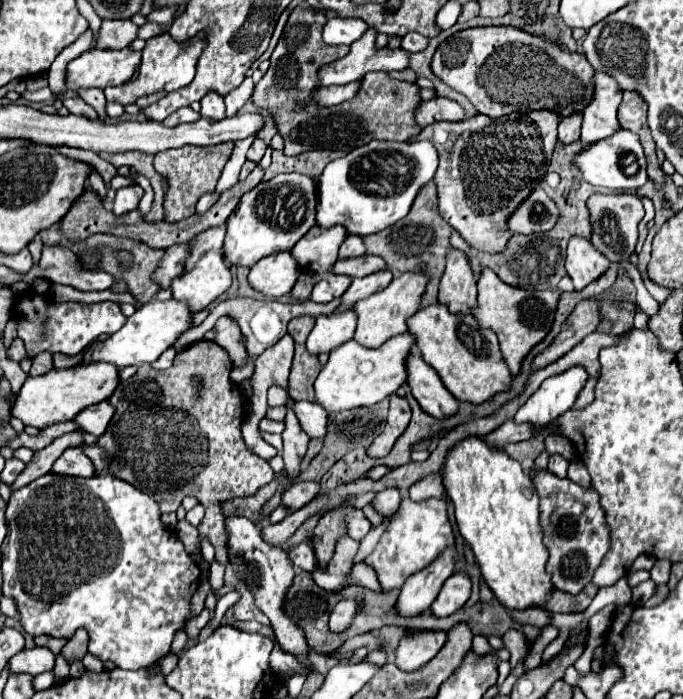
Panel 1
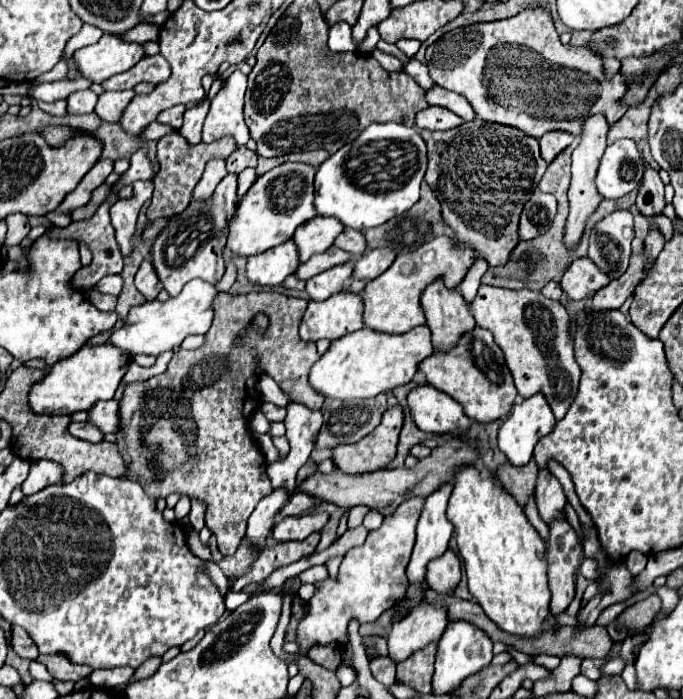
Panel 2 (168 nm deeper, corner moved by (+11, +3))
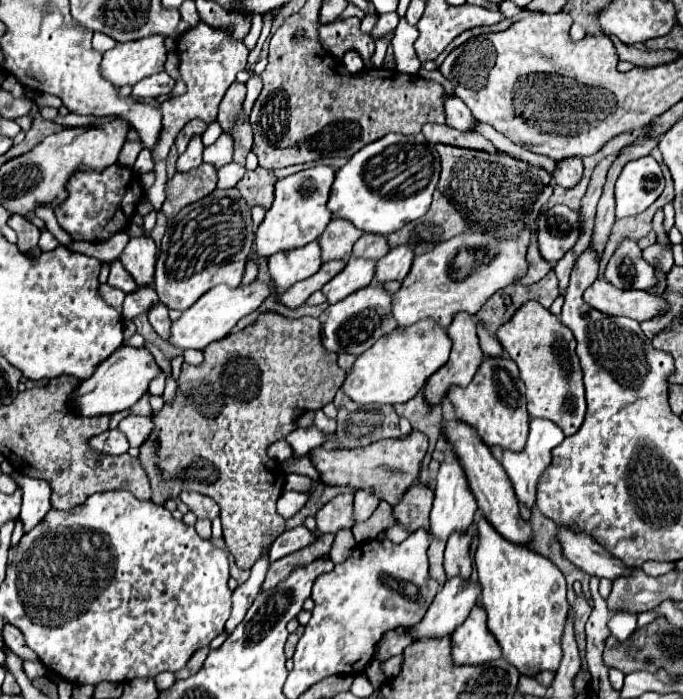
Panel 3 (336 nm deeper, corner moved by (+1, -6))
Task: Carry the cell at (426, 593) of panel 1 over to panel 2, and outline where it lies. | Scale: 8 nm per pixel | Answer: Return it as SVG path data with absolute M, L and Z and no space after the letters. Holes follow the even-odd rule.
M446 484L426 498L426 504L416 528L416 546L414 546L410 564L406 568L406 576L412 586L424 582L428 572L428 562L442 556L448 550L452 524L446 518L446 504L448 504L450 492L452 492L452 484Z

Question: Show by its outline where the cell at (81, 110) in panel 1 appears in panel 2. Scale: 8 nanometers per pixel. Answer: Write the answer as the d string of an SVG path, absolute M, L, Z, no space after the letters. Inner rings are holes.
M66 100L56 102L38 102L38 108L52 114L52 116L64 116L66 114Z

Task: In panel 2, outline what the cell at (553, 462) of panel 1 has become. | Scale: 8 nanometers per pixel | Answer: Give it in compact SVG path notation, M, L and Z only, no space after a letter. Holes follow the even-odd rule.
M548 468L538 470L536 502L538 502L538 510L540 510L540 516L544 522L550 522L560 512L564 512L564 506L566 506L564 490L562 490L558 478Z

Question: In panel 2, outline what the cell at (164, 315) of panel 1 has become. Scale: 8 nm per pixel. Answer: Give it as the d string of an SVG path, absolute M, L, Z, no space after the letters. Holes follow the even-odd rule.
M190 280L182 292L174 298L168 298L166 302L144 302L140 306L132 306L126 322L122 328L114 330L114 334L108 338L108 344L120 348L122 352L128 352L128 356L146 354L146 356L158 356L166 350L174 350L182 344L182 340L190 334L206 334L212 324L212 298L216 296L216 288L204 280Z

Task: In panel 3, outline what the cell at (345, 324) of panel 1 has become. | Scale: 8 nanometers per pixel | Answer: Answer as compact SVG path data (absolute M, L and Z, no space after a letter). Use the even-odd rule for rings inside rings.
M372 281L360 291L348 295L346 299L330 305L322 313L320 321L322 321L322 343L326 345L326 349L336 353L352 353L356 357L362 355L366 349L370 349L380 337L398 327L398 323L392 317L392 295L378 281Z

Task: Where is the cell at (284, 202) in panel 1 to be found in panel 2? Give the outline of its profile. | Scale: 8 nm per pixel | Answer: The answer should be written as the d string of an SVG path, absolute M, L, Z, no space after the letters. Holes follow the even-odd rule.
M286 162L256 178L228 224L226 248L234 256L252 256L266 252L292 238L294 230L314 218L314 168L300 162Z

